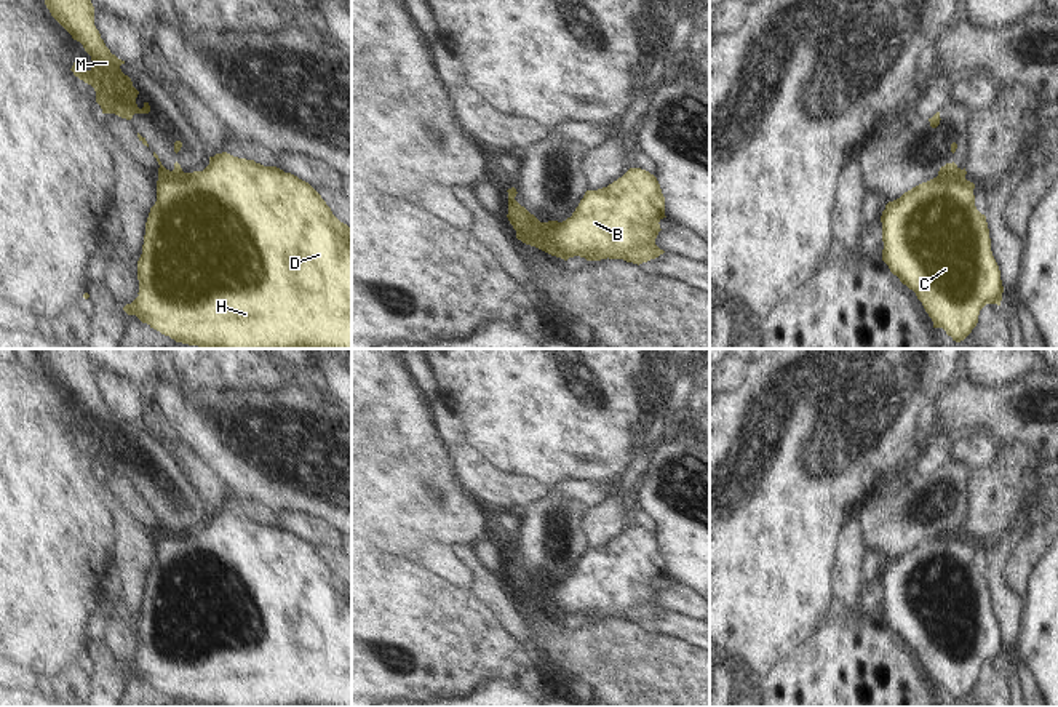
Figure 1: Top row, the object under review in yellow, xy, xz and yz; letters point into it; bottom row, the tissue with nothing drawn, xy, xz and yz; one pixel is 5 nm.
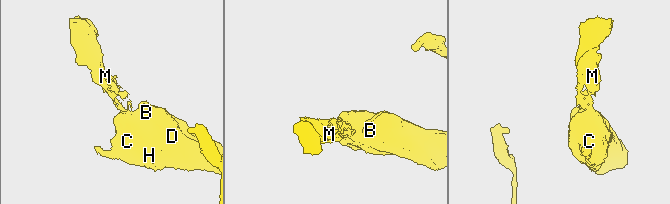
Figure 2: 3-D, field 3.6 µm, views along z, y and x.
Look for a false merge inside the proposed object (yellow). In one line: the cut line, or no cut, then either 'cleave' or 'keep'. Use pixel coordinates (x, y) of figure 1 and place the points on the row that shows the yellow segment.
yz (938, 175), (964, 178) | cleave

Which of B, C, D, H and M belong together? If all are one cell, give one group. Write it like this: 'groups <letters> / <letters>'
groups B C D H / M

